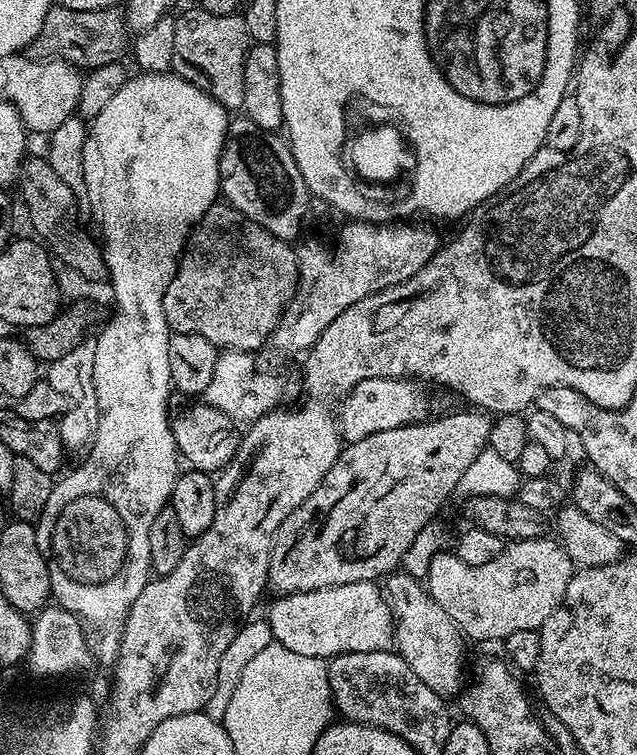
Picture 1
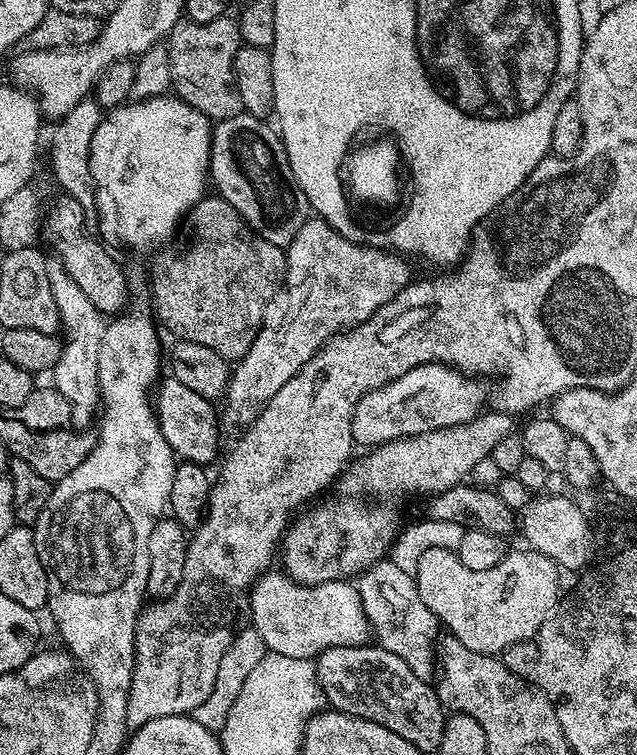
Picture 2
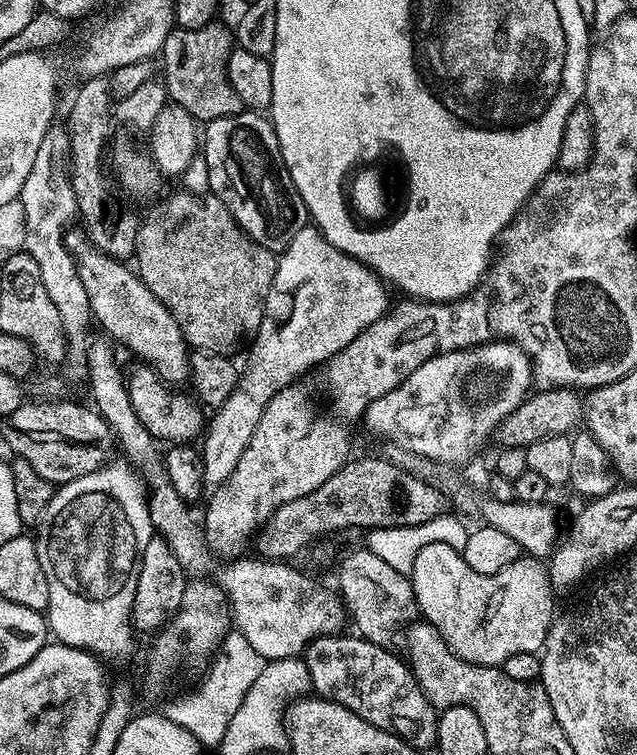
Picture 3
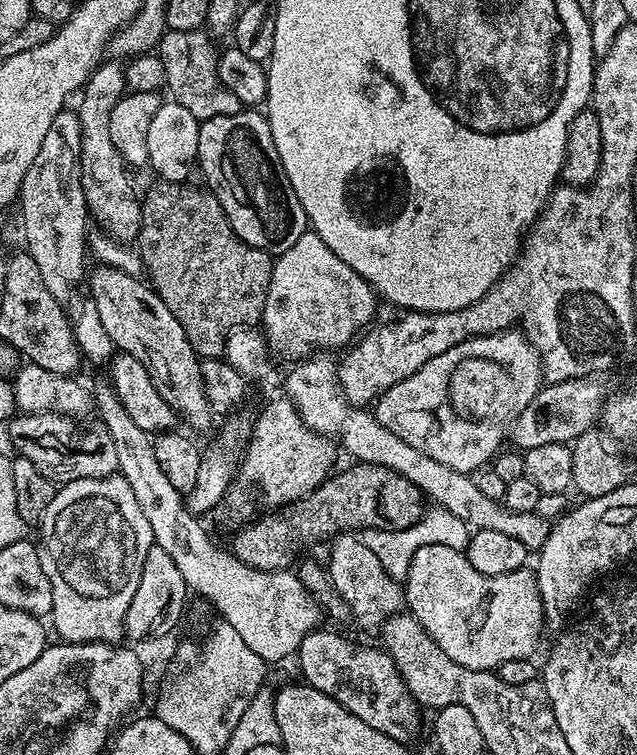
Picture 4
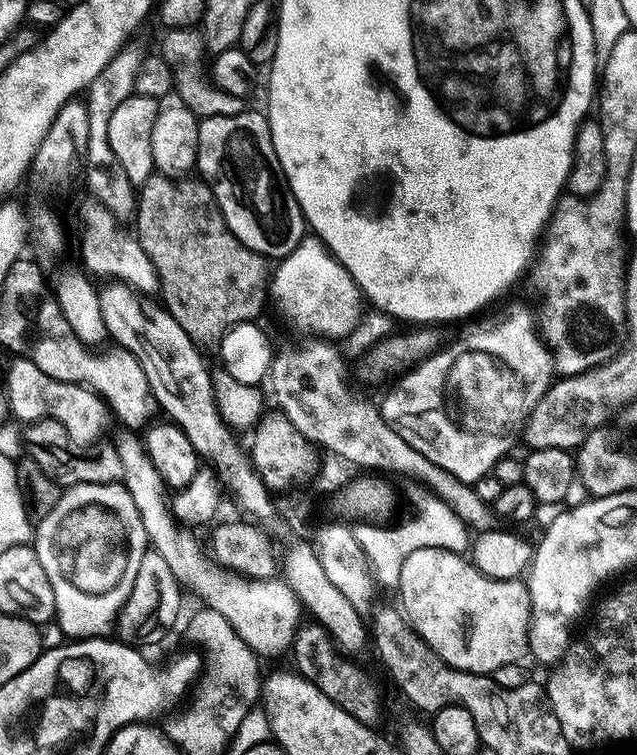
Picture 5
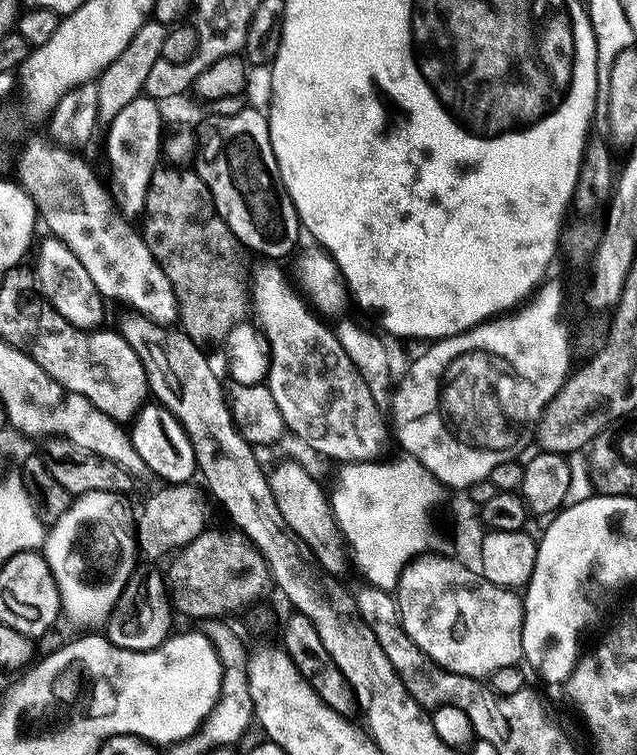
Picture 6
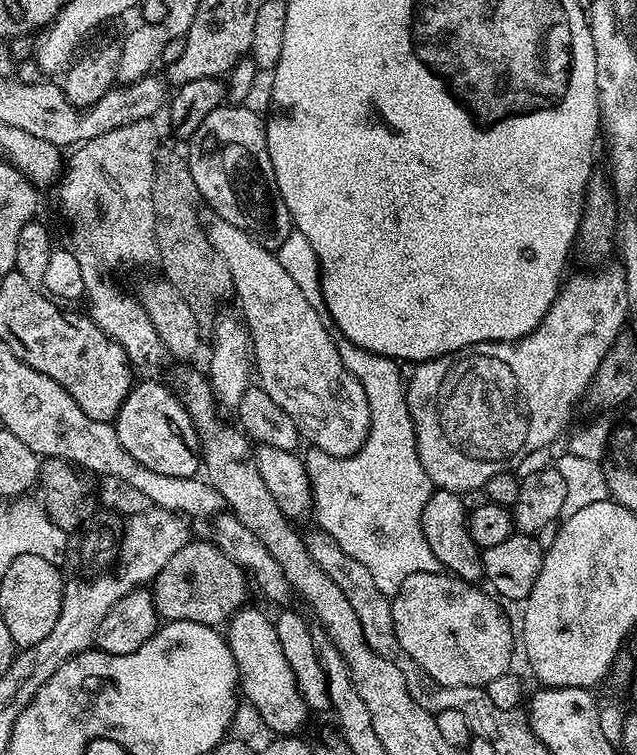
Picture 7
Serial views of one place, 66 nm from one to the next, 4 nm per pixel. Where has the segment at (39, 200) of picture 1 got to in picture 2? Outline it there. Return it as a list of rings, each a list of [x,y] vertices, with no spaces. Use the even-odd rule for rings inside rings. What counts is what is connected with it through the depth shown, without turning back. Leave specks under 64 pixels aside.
[[[60,194],[56,200],[56,205],[48,212],[42,224],[42,236],[48,239],[48,244],[53,248],[55,259],[65,268],[70,278],[78,284],[79,289],[90,298],[97,310],[103,314],[120,314],[125,311],[124,303],[128,300],[128,280],[124,277],[124,272],[120,269],[120,264],[88,233],[88,216],[84,213],[84,208],[79,204],[77,197],[72,194]]]

